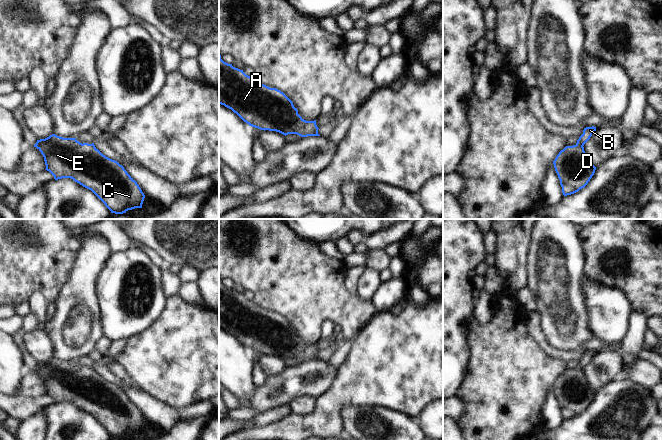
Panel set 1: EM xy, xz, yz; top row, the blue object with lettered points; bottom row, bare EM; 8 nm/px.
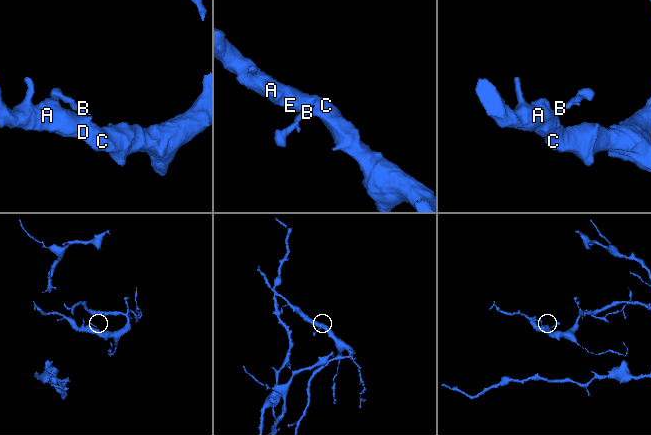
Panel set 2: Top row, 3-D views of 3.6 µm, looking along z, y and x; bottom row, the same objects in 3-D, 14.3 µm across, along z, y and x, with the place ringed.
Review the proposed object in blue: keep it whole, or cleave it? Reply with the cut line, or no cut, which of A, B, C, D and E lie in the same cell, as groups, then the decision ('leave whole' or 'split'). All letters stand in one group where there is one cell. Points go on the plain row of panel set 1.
cut in yz along (576, 368), (582, 370); A C D E / B; split

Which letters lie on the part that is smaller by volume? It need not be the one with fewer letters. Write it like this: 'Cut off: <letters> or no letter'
Cut off: B

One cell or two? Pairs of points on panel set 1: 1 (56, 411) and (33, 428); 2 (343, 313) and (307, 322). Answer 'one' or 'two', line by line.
1: two
2: one

